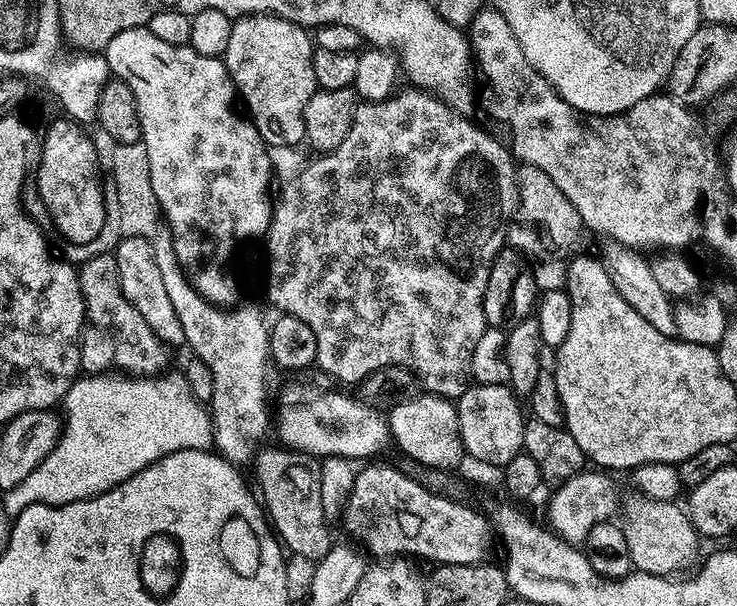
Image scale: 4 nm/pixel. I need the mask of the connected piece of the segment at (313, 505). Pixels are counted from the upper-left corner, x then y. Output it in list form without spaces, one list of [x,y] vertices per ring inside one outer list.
[[[289,448],[261,449],[254,458],[256,478],[260,486],[263,507],[283,547],[310,562],[317,562],[326,555],[334,545],[330,534],[330,522],[325,518],[322,509],[321,470],[319,461],[304,452]]]

